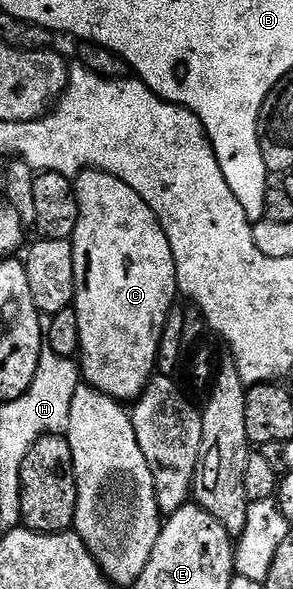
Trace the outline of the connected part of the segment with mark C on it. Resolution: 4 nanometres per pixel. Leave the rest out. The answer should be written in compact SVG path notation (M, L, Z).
M84 170L77 175L74 182L74 191L78 197L78 223L72 239L74 243L74 263L76 264L76 292L74 293L72 309L76 312L76 320L80 320L80 348L78 349L80 374L85 385L95 386L108 397L117 398L119 402L126 404L131 400L137 400L149 384L150 379L155 377L162 329L168 320L171 308L175 306L176 299L179 297L176 260L172 256L172 244L168 244L168 236L164 232L160 220L152 212L152 208L148 208L148 204L144 204L144 200L140 200L140 196L136 196L136 192L132 192L132 188L128 188L128 184L124 184L124 180L120 180L111 174L105 174L103 170Z

